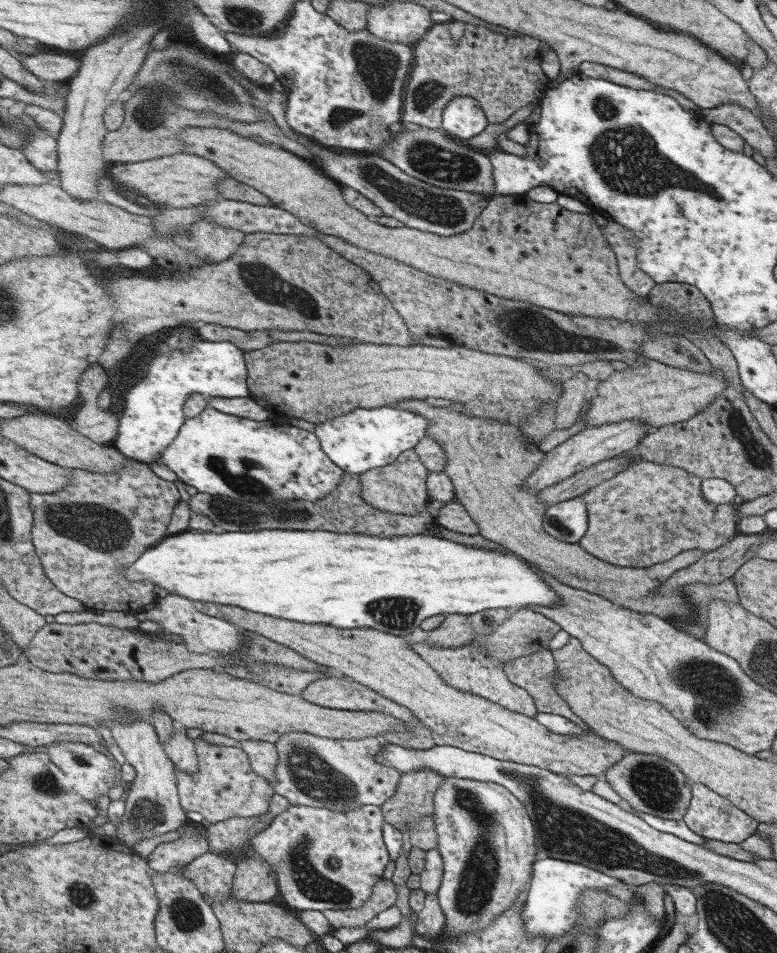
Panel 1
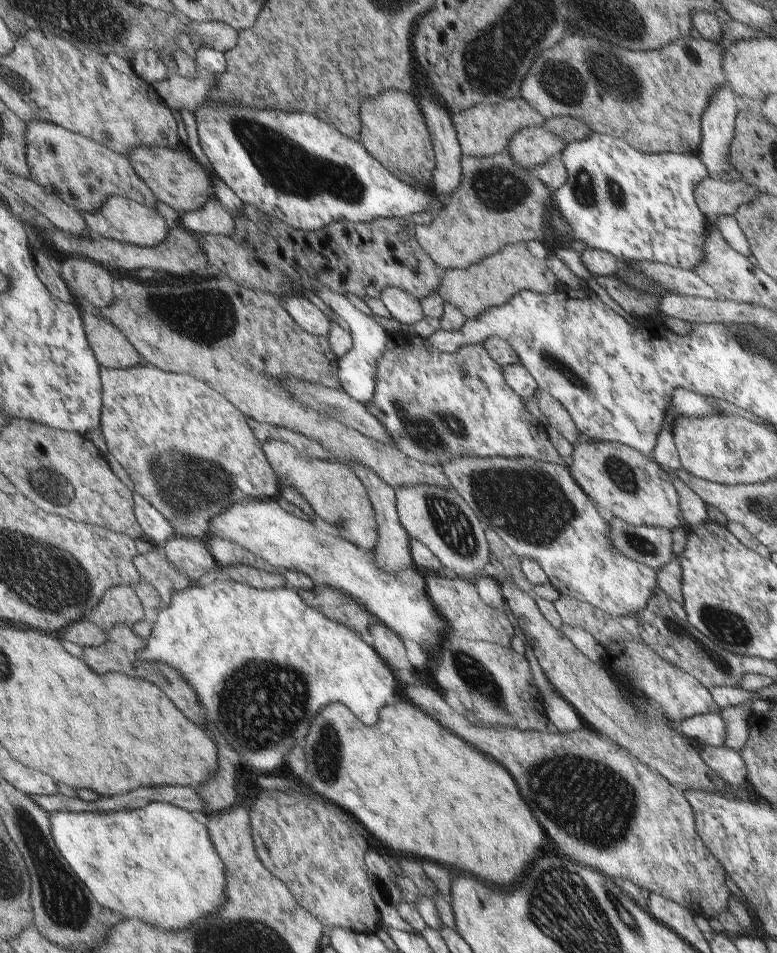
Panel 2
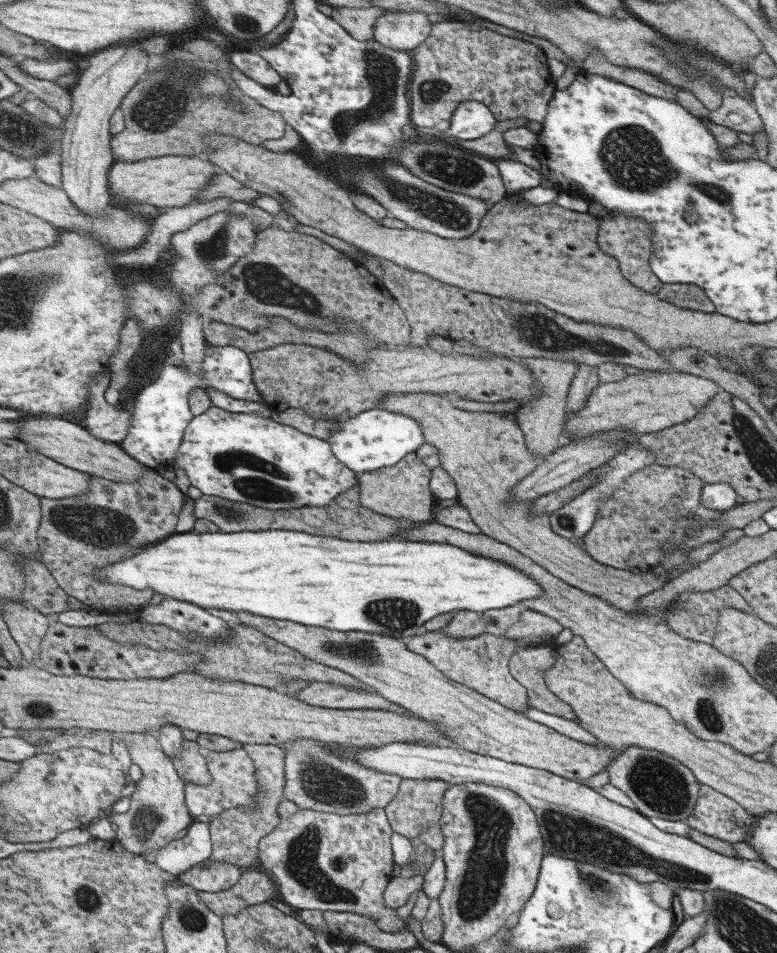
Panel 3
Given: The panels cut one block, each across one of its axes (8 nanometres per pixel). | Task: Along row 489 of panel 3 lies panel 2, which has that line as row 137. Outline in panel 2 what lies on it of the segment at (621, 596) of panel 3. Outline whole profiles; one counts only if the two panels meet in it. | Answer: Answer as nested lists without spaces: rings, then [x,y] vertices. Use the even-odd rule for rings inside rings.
[[[509,98],[509,100],[499,100],[499,102],[491,102],[491,104],[481,104],[481,106],[473,106],[467,110],[457,110],[451,112],[451,122],[459,140],[459,148],[461,148],[461,156],[463,158],[487,158],[487,156],[497,156],[503,154],[509,140],[523,128],[531,128],[531,126],[543,126],[545,118],[533,110],[523,98]]]

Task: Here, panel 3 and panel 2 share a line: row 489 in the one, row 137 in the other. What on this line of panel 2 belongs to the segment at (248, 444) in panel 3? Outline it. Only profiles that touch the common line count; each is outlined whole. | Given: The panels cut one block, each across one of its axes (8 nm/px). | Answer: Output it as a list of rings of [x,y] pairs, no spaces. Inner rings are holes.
[[[211,96],[195,110],[195,124],[197,124],[197,136],[199,136],[199,146],[201,150],[205,152],[205,156],[209,158],[209,162],[213,164],[217,176],[233,190],[233,194],[245,204],[245,206],[251,206],[251,208],[259,208],[261,212],[269,214],[269,216],[275,216],[283,222],[287,222],[291,228],[295,230],[305,230],[305,232],[317,232],[317,230],[323,230],[335,222],[353,222],[353,224],[365,224],[365,222],[371,222],[375,218],[409,218],[411,214],[415,212],[423,212],[425,208],[429,210],[435,210],[439,212],[439,208],[443,206],[443,202],[437,202],[437,198],[431,196],[431,190],[427,190],[427,194],[421,190],[421,188],[413,188],[411,184],[405,184],[403,180],[391,176],[391,172],[387,168],[383,168],[375,158],[371,158],[369,152],[365,152],[365,148],[361,146],[361,142],[349,138],[347,134],[343,134],[337,126],[333,126],[331,122],[323,120],[321,116],[315,116],[315,114],[309,114],[309,112],[283,112],[283,110],[275,110],[275,108],[261,108],[261,106],[243,106],[237,102],[235,104],[227,104],[225,100],[211,100]]]

